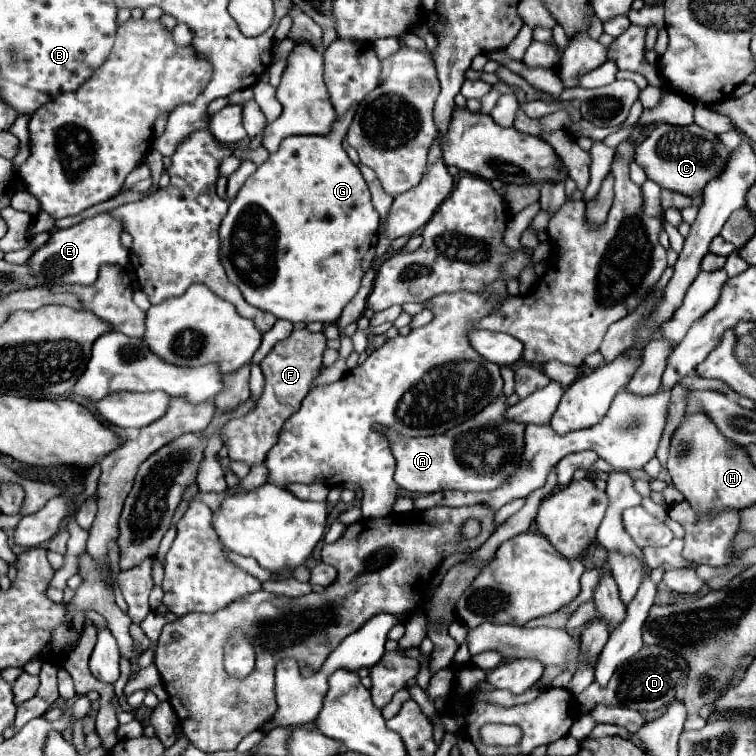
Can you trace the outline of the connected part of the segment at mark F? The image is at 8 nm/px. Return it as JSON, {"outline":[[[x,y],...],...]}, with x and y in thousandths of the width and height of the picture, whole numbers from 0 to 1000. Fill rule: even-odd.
{"outline":[[[388,437],[382,447],[366,452],[361,463],[351,471],[345,479],[345,489],[351,495],[351,516],[345,526],[340,529],[337,542],[332,542],[327,550],[300,558],[292,566],[292,574],[298,577],[298,590],[303,595],[306,608],[319,608],[327,614],[345,614],[353,603],[353,598],[364,590],[369,569],[374,558],[390,548],[398,537],[398,529],[409,521],[411,505],[419,500],[425,489],[425,471],[430,463],[430,442],[414,442],[409,437]]]}

